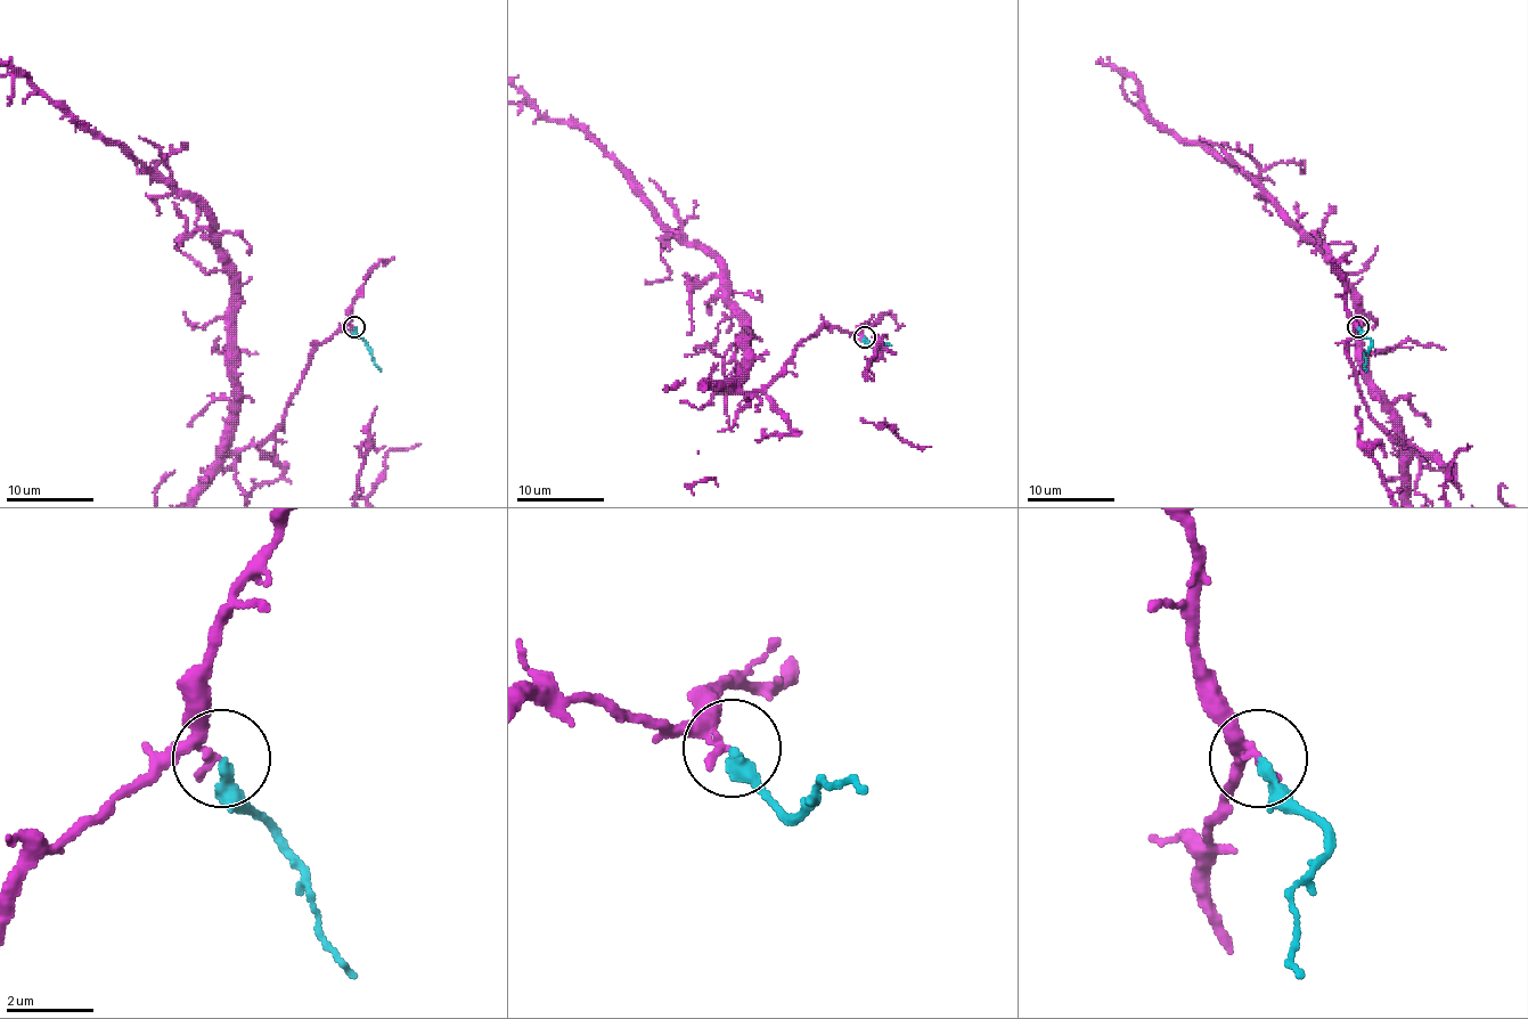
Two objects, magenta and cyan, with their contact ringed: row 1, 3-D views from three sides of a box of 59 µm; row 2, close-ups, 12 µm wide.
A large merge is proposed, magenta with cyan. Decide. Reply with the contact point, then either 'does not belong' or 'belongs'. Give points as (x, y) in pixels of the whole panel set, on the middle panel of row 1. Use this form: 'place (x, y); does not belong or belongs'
place (864, 337); does not belong

